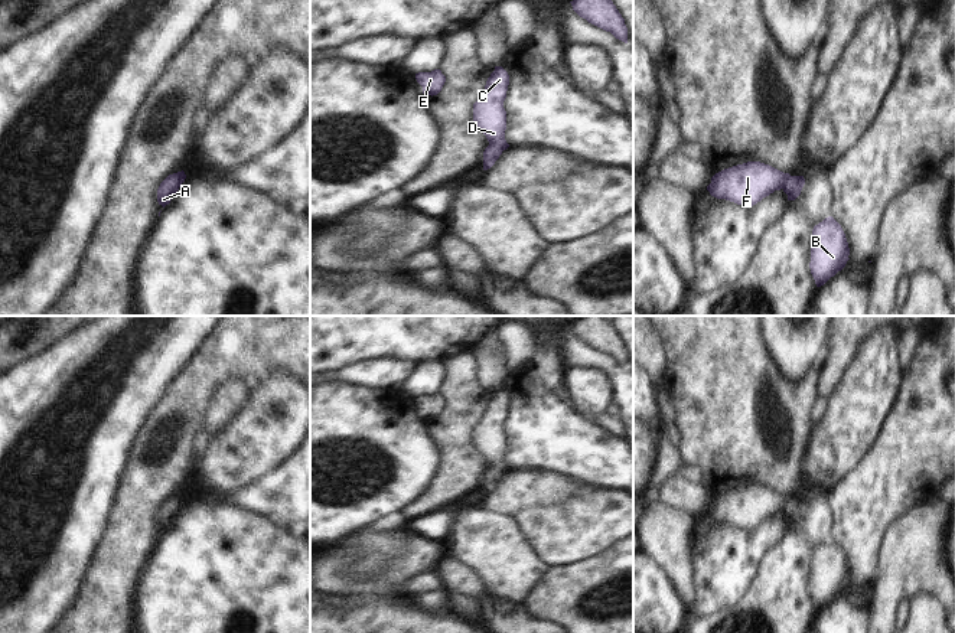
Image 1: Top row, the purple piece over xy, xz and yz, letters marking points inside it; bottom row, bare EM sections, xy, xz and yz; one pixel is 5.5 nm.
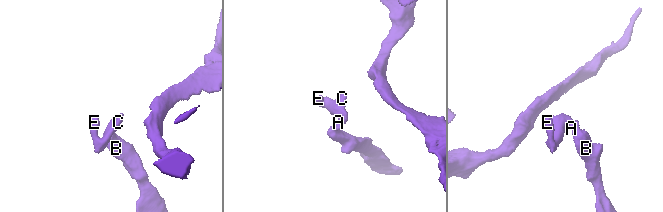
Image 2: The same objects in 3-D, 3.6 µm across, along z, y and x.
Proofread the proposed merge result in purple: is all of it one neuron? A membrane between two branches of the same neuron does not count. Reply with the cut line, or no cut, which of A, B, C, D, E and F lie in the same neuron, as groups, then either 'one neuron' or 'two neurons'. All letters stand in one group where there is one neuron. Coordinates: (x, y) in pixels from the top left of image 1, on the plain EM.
no cut; A B C D E F; one neuron

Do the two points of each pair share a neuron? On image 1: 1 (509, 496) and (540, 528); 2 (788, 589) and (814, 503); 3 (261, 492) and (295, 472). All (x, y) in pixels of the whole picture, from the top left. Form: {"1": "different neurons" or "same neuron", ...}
{"1": "different neurons", "2": "same neuron", "3": "same neuron"}

